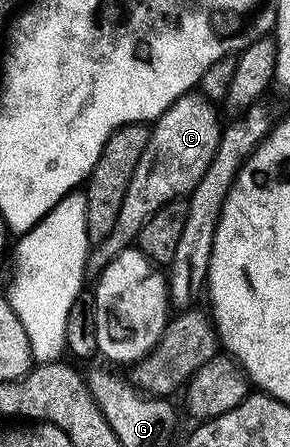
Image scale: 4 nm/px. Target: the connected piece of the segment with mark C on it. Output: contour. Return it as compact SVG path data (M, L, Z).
M201 92L181 94L156 120L151 127L149 142L137 162L116 228L110 235L97 243L86 259L87 275L97 276L121 250L127 249L137 239L147 217L161 208L165 202L172 202L189 195L194 186L205 176L210 161L221 140L223 123L218 123L219 108Z

